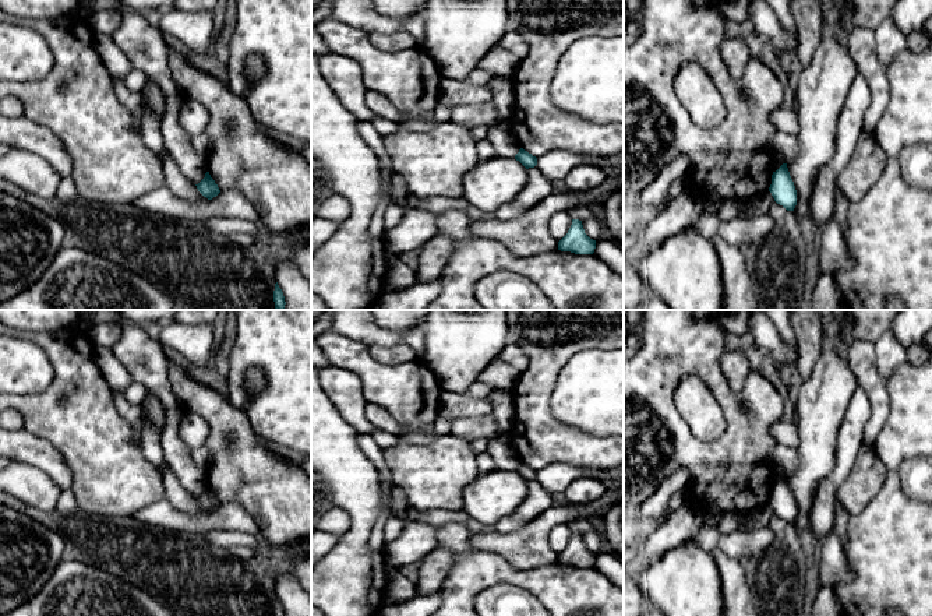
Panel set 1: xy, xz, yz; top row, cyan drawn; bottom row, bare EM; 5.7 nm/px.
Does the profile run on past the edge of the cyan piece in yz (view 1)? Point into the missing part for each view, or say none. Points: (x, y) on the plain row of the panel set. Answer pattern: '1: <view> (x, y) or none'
1: none

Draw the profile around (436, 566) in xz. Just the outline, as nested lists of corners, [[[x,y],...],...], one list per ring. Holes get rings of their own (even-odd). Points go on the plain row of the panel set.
[[[438,546],[431,550],[421,560],[421,566],[419,569],[419,580],[416,582],[417,594],[431,595],[439,592],[453,563],[455,556],[449,548]]]

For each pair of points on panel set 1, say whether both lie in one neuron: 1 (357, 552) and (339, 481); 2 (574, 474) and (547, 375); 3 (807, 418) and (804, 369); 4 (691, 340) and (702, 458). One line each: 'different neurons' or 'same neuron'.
1: same neuron
2: different neurons
3: different neurons
4: same neuron

